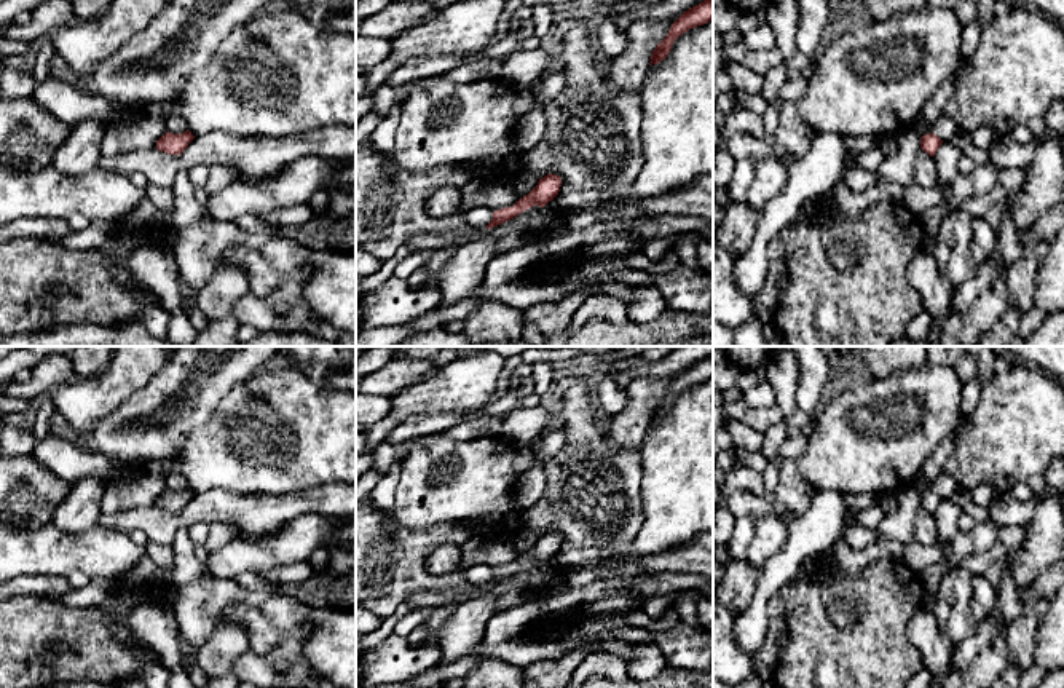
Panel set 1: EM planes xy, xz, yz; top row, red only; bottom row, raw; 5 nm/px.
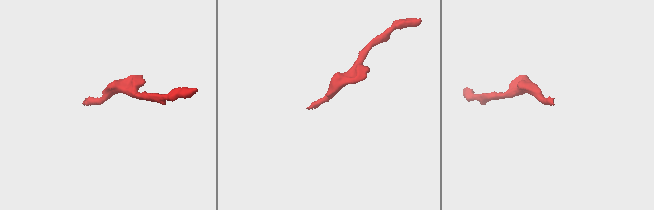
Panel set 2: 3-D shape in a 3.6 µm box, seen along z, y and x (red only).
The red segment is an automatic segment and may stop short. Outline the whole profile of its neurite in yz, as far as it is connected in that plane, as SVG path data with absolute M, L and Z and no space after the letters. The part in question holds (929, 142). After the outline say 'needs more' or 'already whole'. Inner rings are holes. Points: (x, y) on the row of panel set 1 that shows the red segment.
M952 80L944 81L935 89L935 93L924 102L920 118L916 125L917 136L920 139L920 148L935 156L943 140L932 132L932 125L944 117L944 107L954 94Z | needs more

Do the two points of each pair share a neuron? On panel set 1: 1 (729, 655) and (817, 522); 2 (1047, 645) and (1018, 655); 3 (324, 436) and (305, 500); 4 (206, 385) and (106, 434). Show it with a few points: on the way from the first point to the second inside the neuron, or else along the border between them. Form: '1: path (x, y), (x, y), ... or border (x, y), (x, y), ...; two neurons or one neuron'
1: border (734, 613), (734, 639), (750, 658); two neurons
2: border (1044, 613), (1036, 632), (1032, 663); two neurons
3: border (338, 482), (271, 495); two neurons
4: path (179, 412), (166, 431), (133, 434); one neuron

